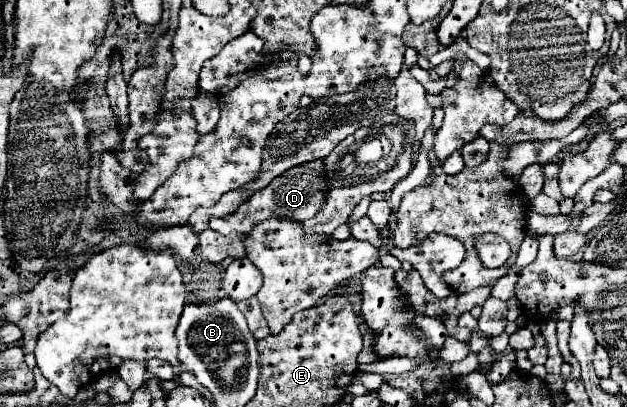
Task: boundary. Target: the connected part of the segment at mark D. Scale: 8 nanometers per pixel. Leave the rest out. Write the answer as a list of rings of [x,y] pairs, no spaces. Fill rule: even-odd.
[[[313,159],[309,163],[301,163],[301,167],[291,167],[285,171],[285,175],[279,175],[269,183],[265,189],[255,191],[235,213],[229,213],[225,217],[211,217],[209,227],[219,231],[221,235],[229,233],[249,233],[253,229],[253,223],[261,223],[265,219],[297,219],[299,223],[305,223],[313,219],[317,209],[321,209],[321,203],[325,201],[325,195],[329,191],[327,179],[325,179],[325,161]]]

